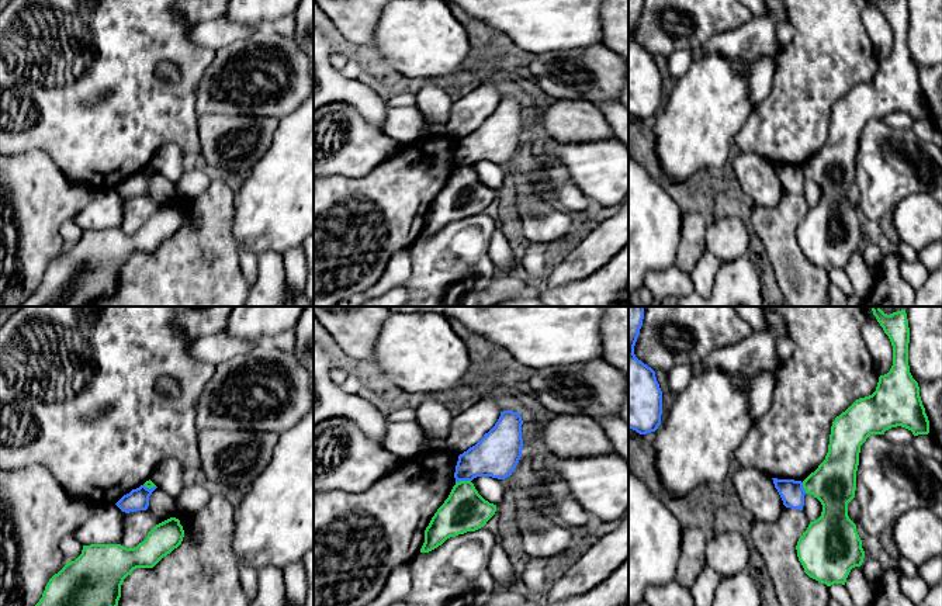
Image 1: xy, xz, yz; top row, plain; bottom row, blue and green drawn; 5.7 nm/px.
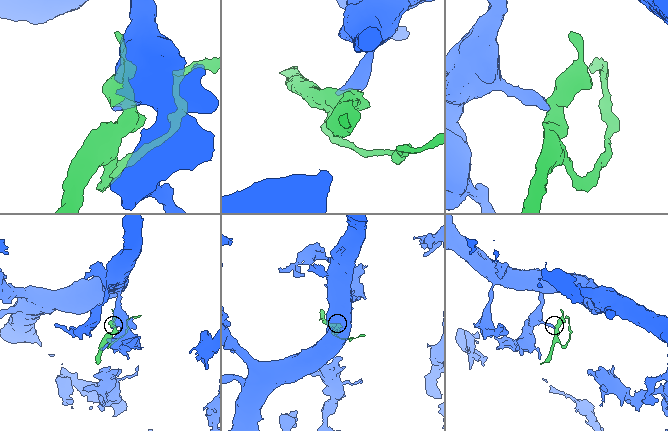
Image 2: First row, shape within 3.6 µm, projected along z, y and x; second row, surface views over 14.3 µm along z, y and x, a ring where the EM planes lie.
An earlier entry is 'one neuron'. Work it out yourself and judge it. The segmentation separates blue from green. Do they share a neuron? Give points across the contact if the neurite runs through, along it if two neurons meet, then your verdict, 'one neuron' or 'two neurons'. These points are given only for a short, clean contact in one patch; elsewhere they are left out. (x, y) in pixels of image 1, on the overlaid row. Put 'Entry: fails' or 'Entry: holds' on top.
Entry: fails
border xz (470, 480), (456, 482); two neurons

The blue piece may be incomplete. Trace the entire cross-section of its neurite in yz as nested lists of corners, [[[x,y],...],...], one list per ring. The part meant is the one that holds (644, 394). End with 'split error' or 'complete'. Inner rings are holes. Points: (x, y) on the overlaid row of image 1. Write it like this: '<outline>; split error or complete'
[[[628,307],[628,429],[647,434],[661,425],[662,391],[655,371],[634,354],[643,319],[644,307]]]; complete

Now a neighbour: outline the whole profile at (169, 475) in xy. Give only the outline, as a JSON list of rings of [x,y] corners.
[[[174,458],[162,460],[150,475],[150,481],[173,499],[188,485],[183,465]]]

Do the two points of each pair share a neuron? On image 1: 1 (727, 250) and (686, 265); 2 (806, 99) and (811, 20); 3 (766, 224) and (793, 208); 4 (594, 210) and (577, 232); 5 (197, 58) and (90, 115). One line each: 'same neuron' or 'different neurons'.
1: same neuron
2: same neuron
3: same neuron
4: same neuron
5: same neuron

